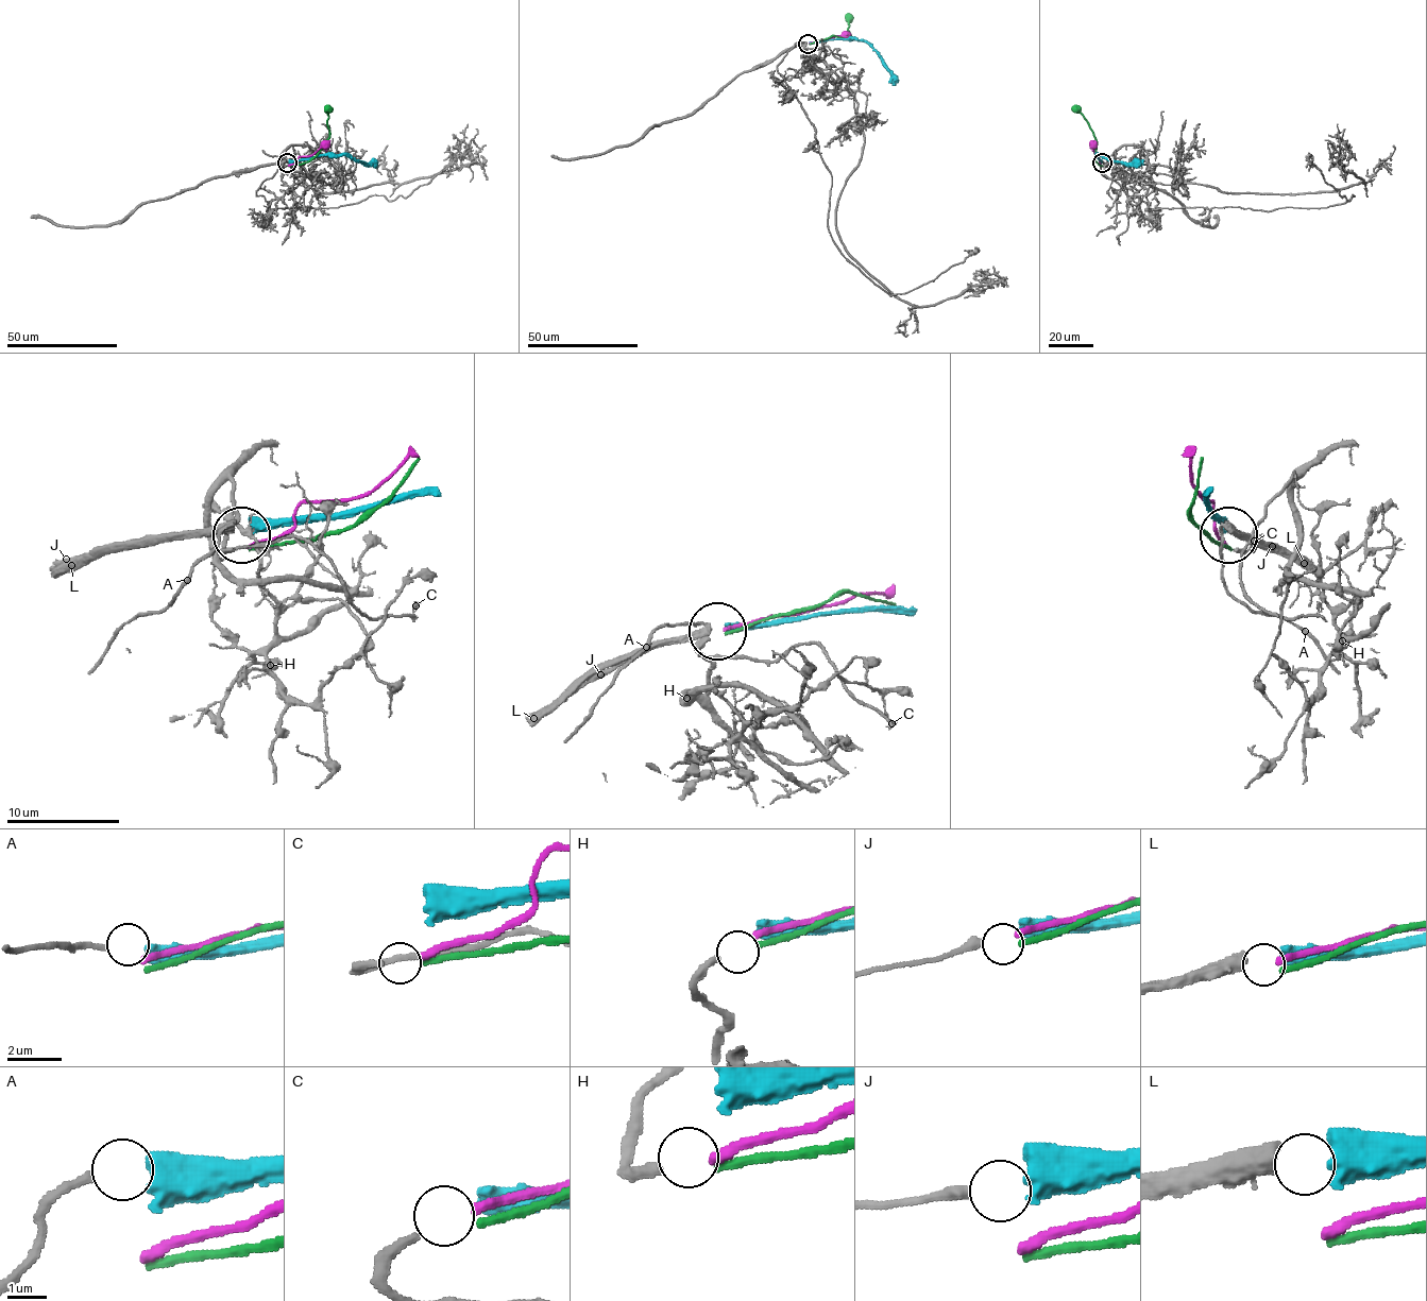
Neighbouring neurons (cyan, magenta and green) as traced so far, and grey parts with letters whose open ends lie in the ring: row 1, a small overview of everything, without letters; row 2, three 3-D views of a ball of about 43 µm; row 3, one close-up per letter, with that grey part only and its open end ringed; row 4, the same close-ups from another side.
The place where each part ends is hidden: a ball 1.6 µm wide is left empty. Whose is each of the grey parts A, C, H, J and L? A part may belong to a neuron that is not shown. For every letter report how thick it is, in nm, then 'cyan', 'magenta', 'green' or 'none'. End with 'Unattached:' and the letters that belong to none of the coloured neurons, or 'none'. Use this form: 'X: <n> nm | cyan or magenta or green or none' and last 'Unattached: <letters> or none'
A: 200 nm | none
C: 240 nm | magenta
H: 280 nm | green
J: 320 nm | none
L: 550 nm | cyan
Unattached: A, J

